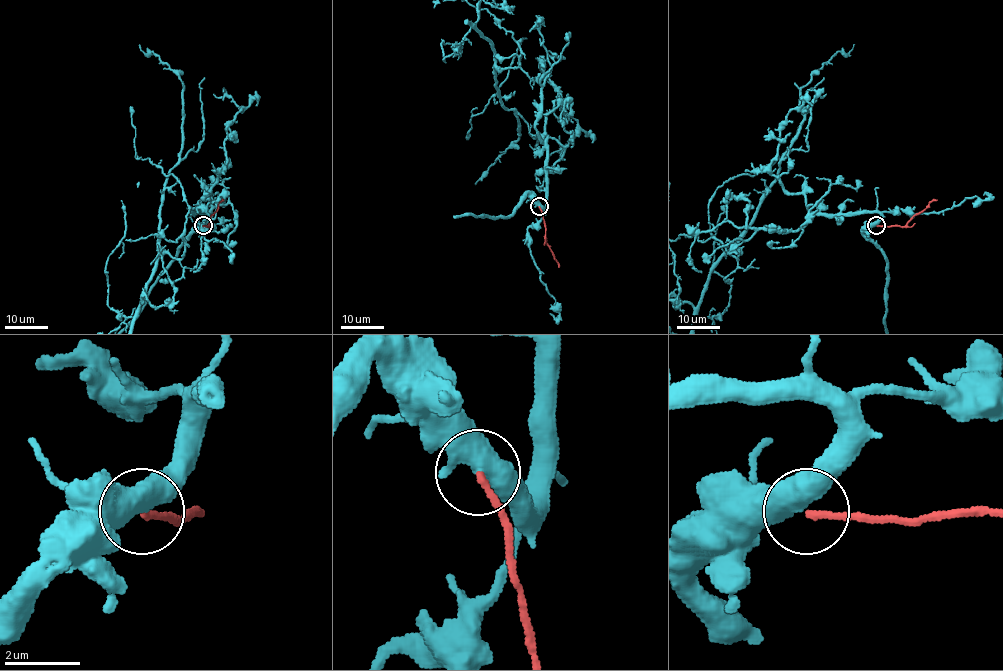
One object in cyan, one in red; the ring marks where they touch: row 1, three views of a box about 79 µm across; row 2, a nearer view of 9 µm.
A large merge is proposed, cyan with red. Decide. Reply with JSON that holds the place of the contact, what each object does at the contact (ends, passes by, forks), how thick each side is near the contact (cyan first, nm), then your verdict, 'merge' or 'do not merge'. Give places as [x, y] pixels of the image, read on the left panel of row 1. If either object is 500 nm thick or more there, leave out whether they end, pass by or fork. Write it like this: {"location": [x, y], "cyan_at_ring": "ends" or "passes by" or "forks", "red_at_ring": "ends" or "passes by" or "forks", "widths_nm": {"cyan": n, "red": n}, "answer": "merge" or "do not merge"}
{"location": [203, 225], "cyan_at_ring": "forks", "red_at_ring": "ends", "widths_nm": {"cyan": 440, "red": 160}, "answer": "do not merge"}

